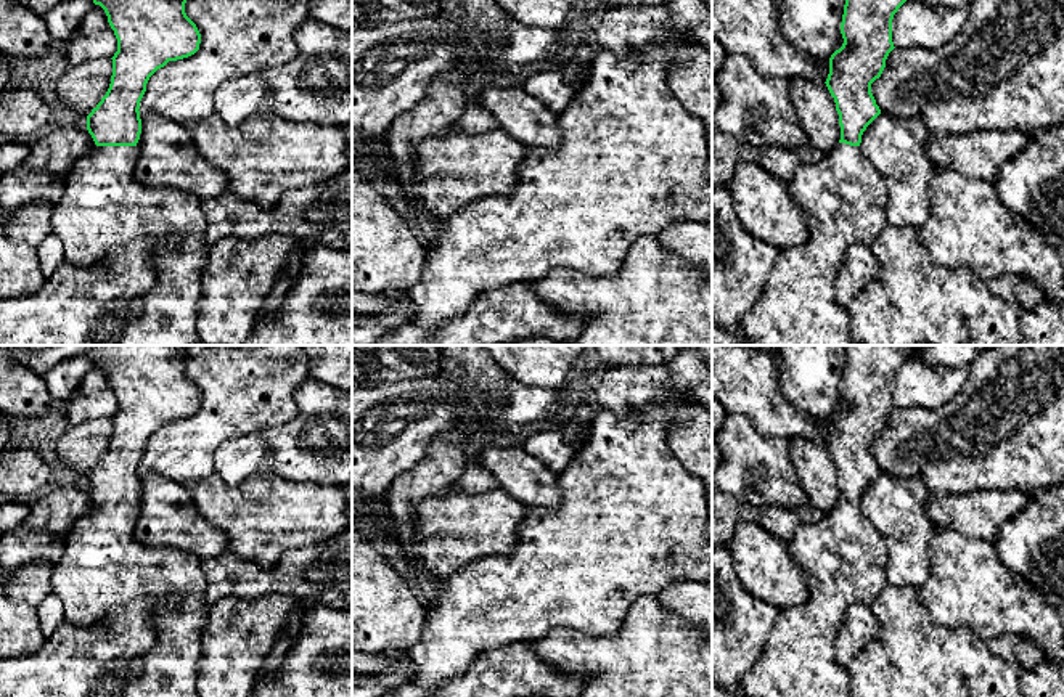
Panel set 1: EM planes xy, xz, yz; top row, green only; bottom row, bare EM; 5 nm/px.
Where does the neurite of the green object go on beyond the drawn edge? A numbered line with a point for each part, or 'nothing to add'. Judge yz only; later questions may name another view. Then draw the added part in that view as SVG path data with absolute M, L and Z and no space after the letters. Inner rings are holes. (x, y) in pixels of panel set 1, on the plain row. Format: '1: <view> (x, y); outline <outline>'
1: yz (843, 558); outline M836 503L833 511L816 524L800 524L788 543L792 560L804 572L808 599L794 607L778 610L775 626L760 658L741 679L746 697L852 697L849 671L836 657L836 638L842 631L849 607L855 602L871 605L887 585L886 544L876 528L865 519L860 506Z

